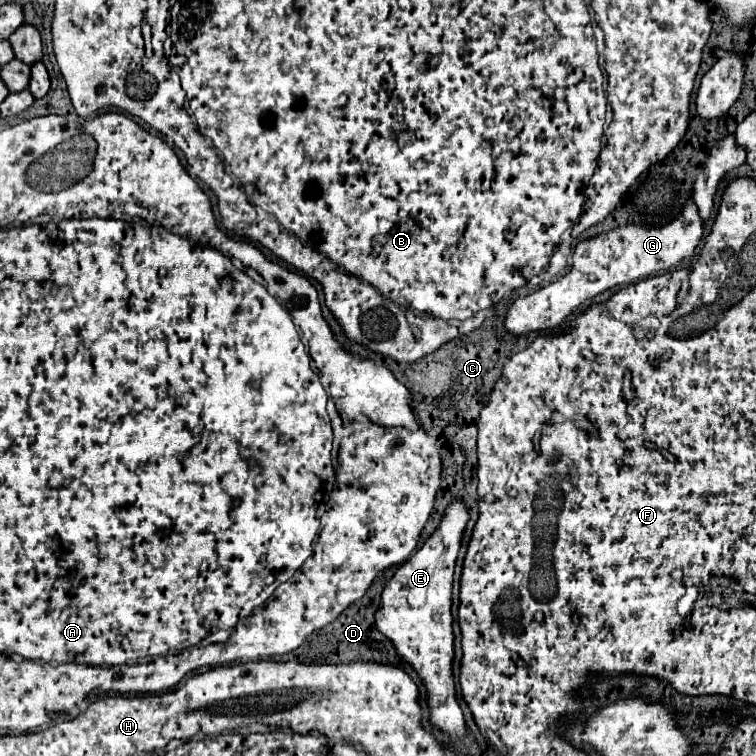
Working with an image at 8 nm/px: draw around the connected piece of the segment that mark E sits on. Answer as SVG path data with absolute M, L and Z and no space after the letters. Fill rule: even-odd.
M454 499L446 507L442 521L434 529L434 533L408 561L404 561L398 567L390 583L384 587L380 609L376 611L376 629L394 643L398 655L416 669L416 673L420 675L422 683L428 689L432 725L436 725L438 729L442 729L452 737L462 737L466 733L452 677L454 635L450 607L452 607L454 565L468 519L470 515L462 499Z

